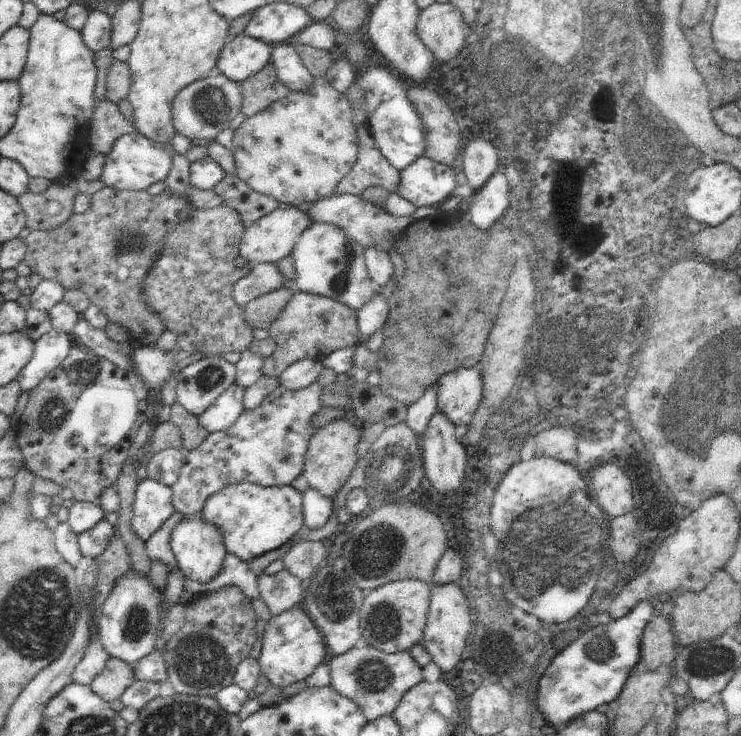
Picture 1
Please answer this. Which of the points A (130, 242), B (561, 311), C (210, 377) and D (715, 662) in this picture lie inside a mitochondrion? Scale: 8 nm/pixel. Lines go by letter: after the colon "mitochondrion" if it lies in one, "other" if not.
A: mitochondrion
B: mitochondrion
C: mitochondrion
D: mitochondrion

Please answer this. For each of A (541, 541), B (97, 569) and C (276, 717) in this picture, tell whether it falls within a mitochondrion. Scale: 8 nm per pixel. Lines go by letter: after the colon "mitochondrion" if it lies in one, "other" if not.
A: mitochondrion
B: other
C: other

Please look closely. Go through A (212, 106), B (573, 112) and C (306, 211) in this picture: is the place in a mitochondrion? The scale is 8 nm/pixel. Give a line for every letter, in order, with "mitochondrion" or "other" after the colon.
A: mitochondrion
B: mitochondrion
C: other

